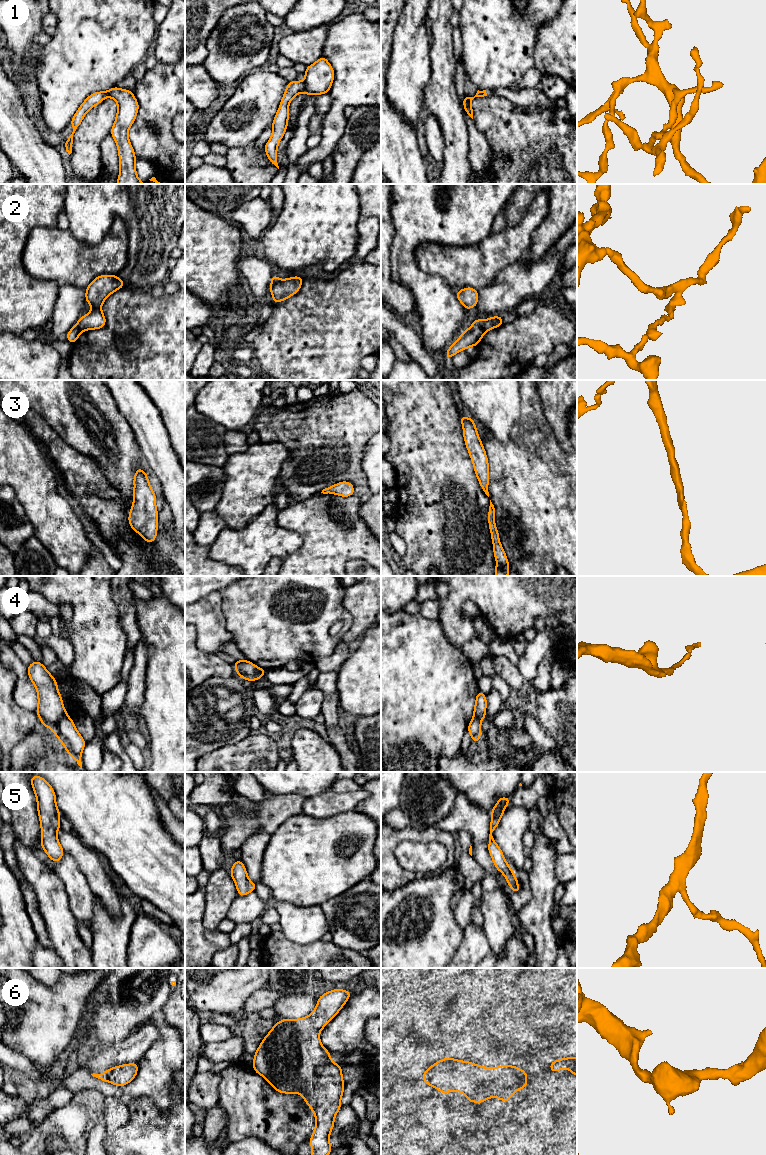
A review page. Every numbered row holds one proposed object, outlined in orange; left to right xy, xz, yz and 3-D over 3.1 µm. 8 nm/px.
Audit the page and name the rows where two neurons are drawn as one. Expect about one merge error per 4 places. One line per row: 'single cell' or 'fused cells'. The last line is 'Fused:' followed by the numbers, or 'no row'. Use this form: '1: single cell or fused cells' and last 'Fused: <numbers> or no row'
1: fused cells
2: fused cells
3: single cell
4: fused cells
5: single cell
6: single cell
Fused: 1, 2, 4

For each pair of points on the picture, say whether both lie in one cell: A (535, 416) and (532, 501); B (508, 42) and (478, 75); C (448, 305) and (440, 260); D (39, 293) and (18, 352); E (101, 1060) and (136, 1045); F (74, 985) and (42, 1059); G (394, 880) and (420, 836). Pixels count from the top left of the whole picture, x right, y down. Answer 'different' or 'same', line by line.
A: same
B: same
C: different
D: different
E: same
F: same
G: same

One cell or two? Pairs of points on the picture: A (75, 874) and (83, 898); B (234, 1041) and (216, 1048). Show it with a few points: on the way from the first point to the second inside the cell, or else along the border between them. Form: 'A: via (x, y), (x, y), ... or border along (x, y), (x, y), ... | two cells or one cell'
A: via (75, 880), (78, 892) | one cell
B: via (230, 1045), (227, 1048), (220, 1048) | one cell

